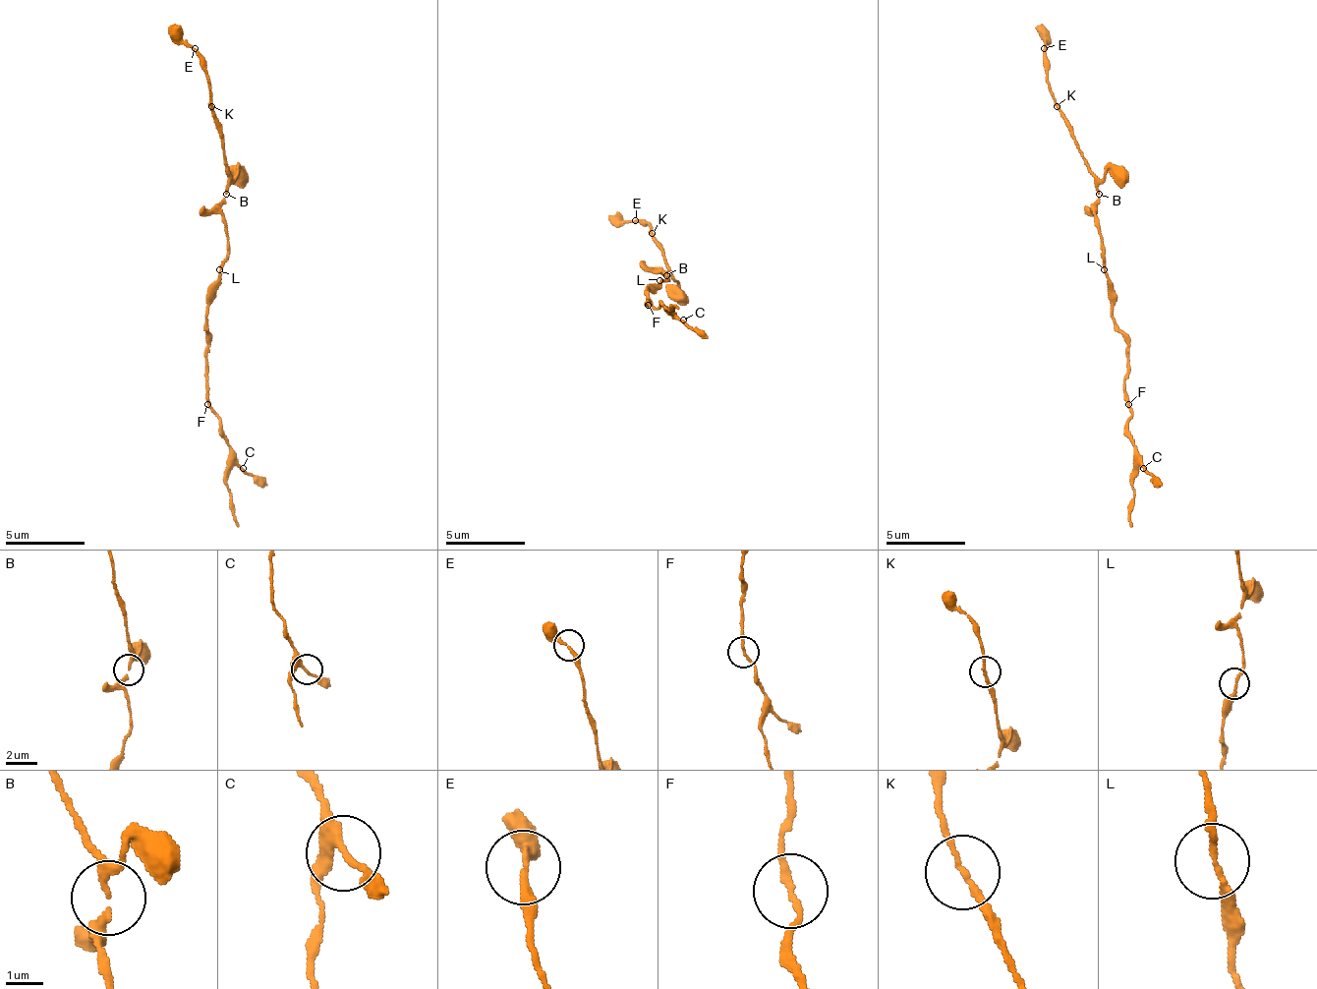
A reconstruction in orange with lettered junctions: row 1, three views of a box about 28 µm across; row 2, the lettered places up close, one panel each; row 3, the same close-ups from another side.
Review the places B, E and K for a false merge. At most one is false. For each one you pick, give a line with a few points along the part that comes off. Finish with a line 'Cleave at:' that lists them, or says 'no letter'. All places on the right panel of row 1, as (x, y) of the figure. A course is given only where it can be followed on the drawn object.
Cleave at: no letter

